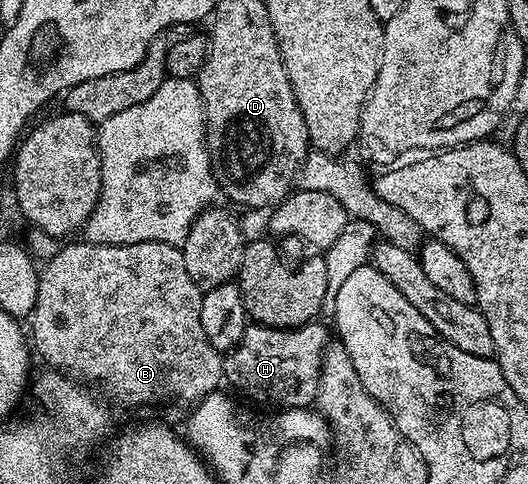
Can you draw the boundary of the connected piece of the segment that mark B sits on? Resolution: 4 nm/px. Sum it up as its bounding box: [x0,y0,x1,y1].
[30,240,224,406]

